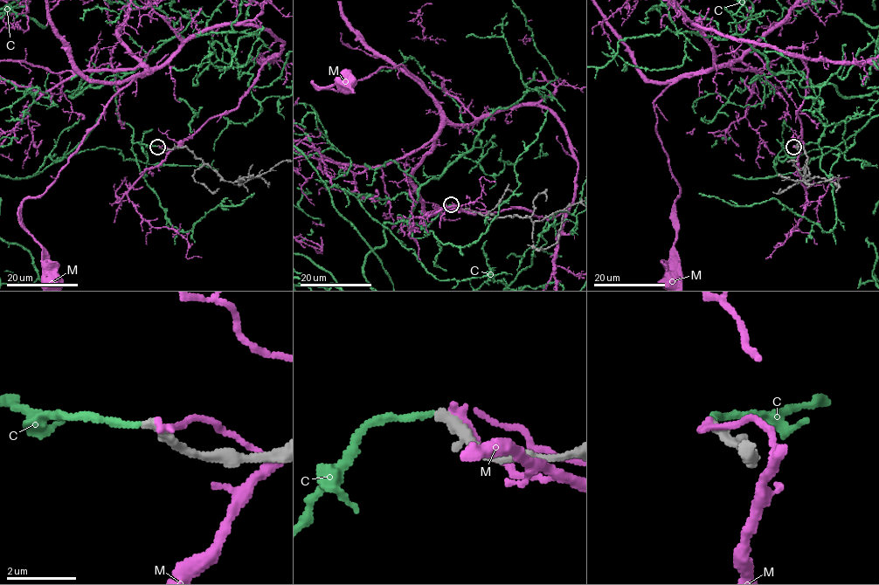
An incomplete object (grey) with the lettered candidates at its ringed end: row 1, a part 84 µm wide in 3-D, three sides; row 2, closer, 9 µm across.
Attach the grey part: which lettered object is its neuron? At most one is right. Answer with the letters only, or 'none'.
C

